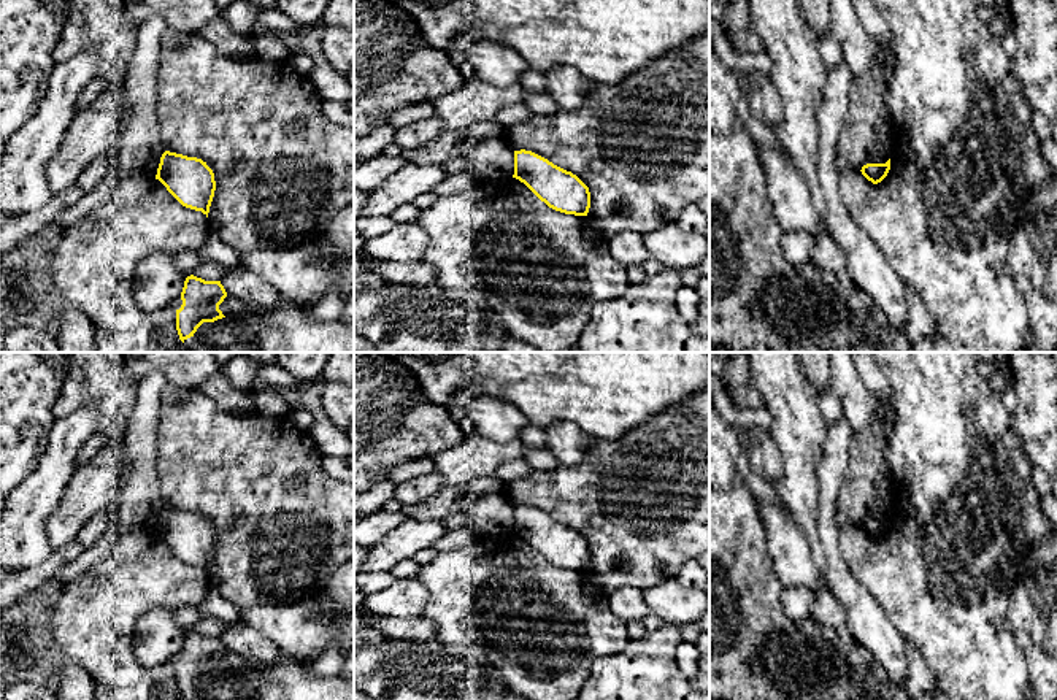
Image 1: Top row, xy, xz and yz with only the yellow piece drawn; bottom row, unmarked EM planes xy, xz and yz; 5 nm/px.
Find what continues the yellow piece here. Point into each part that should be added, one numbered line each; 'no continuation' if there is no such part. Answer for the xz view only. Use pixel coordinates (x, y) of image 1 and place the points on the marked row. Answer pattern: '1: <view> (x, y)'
no continuation

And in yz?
no continuation

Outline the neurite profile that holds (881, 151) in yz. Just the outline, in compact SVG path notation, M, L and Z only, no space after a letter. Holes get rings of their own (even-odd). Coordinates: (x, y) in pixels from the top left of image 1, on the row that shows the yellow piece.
M887 108L886 124L879 129L874 144L870 148L867 163L886 163L892 159L895 141L895 129L892 125L890 111Z

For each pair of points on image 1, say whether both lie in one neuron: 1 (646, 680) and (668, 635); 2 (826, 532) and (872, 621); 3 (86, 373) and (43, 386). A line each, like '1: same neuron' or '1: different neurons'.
1: same neuron
2: same neuron
3: different neurons

